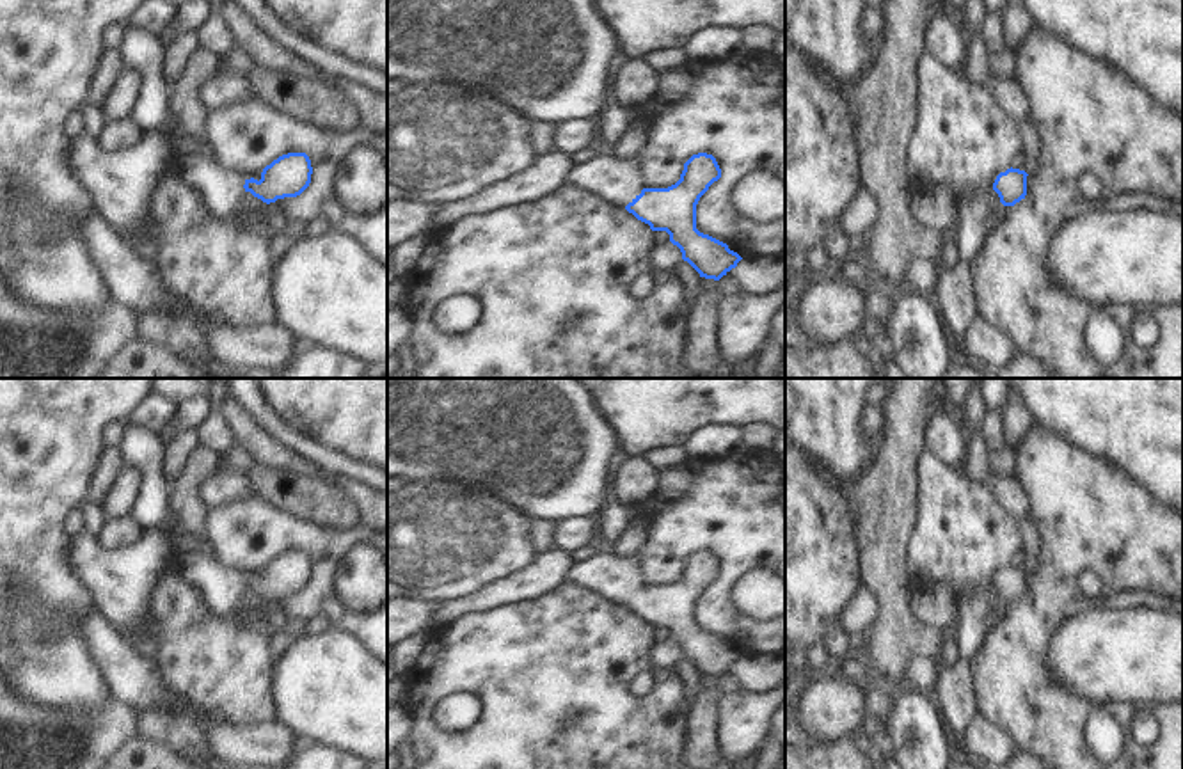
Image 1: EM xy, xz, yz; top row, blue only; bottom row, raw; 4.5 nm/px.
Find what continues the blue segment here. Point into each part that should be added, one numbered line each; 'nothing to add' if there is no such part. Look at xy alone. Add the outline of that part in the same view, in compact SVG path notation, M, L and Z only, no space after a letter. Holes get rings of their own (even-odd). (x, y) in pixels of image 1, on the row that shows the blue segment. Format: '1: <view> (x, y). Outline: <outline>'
1: xy (219, 190). Outline: M128 23L117 52L123 64L137 69L142 76L130 117L142 133L158 135L171 149L169 178L188 186L213 218L222 222L247 220L242 204L245 179L222 169L210 156L176 149L183 131L169 107L171 87L163 82L165 48L158 37Z

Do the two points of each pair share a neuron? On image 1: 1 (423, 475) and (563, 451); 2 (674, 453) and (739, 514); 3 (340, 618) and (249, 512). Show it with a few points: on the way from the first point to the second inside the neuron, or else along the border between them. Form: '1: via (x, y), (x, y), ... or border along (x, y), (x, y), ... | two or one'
1: via (459, 451), (528, 451) | one
2: border along (686, 457), (659, 473) | two
3: via (322, 585), (322, 556), (301, 535), (283, 533) | one

